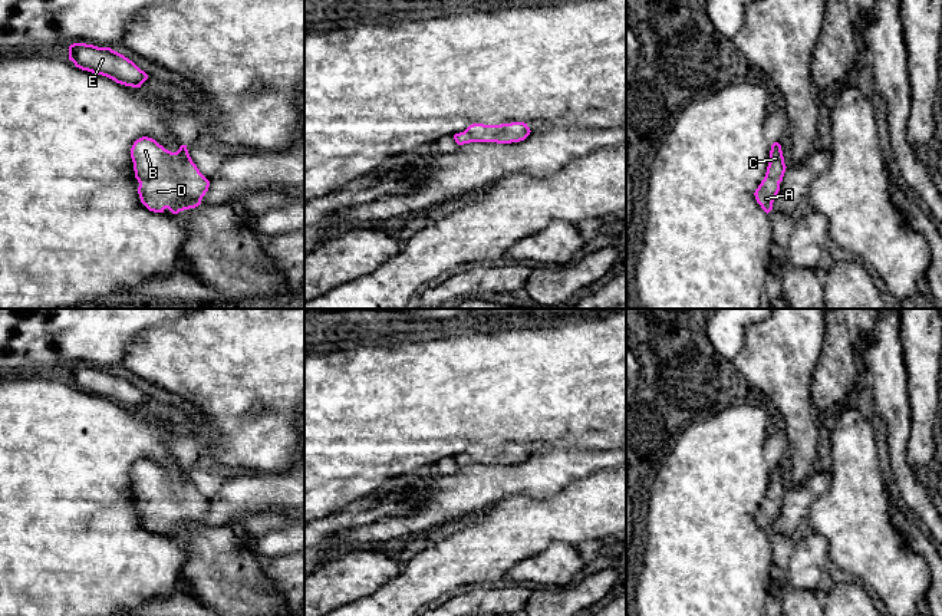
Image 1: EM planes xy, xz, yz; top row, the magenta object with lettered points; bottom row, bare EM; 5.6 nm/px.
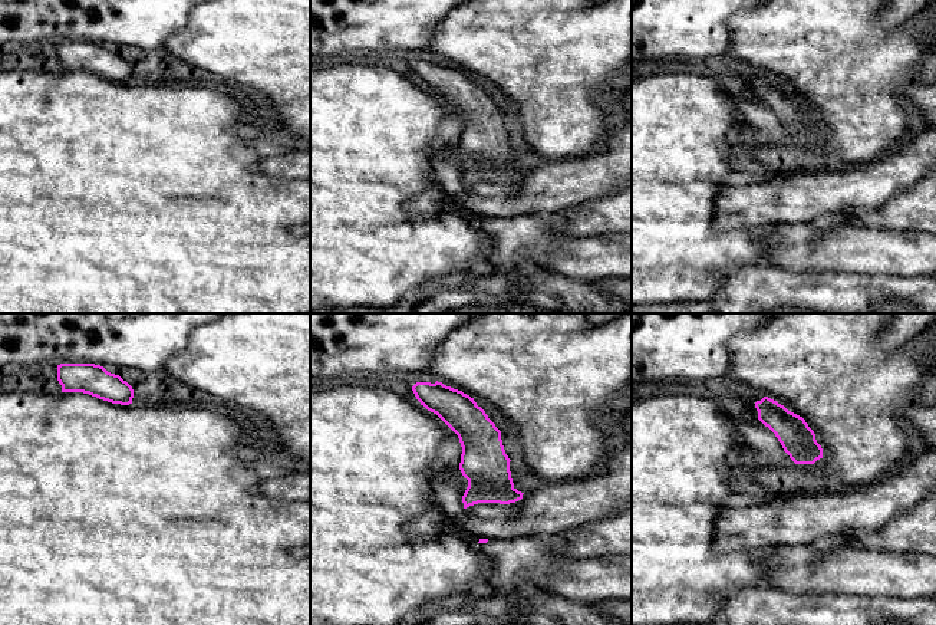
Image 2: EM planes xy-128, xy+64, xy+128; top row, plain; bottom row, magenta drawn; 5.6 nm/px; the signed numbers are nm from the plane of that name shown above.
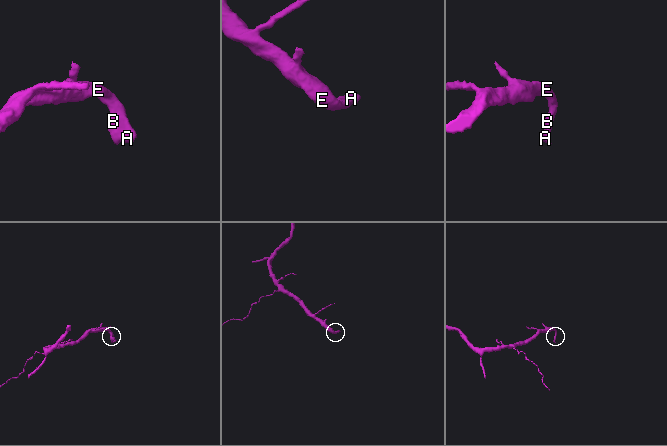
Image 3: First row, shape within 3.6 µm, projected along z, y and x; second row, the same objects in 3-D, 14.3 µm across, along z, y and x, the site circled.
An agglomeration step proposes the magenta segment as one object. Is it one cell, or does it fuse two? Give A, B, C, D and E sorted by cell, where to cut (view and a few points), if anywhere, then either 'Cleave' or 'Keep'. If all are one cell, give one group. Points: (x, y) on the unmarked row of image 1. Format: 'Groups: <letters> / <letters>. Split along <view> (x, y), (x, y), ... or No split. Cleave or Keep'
Groups: A B C D E. No split. Keep

